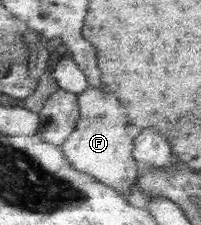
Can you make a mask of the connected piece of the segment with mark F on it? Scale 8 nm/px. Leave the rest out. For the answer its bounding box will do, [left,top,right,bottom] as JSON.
[63,87,139,199]

